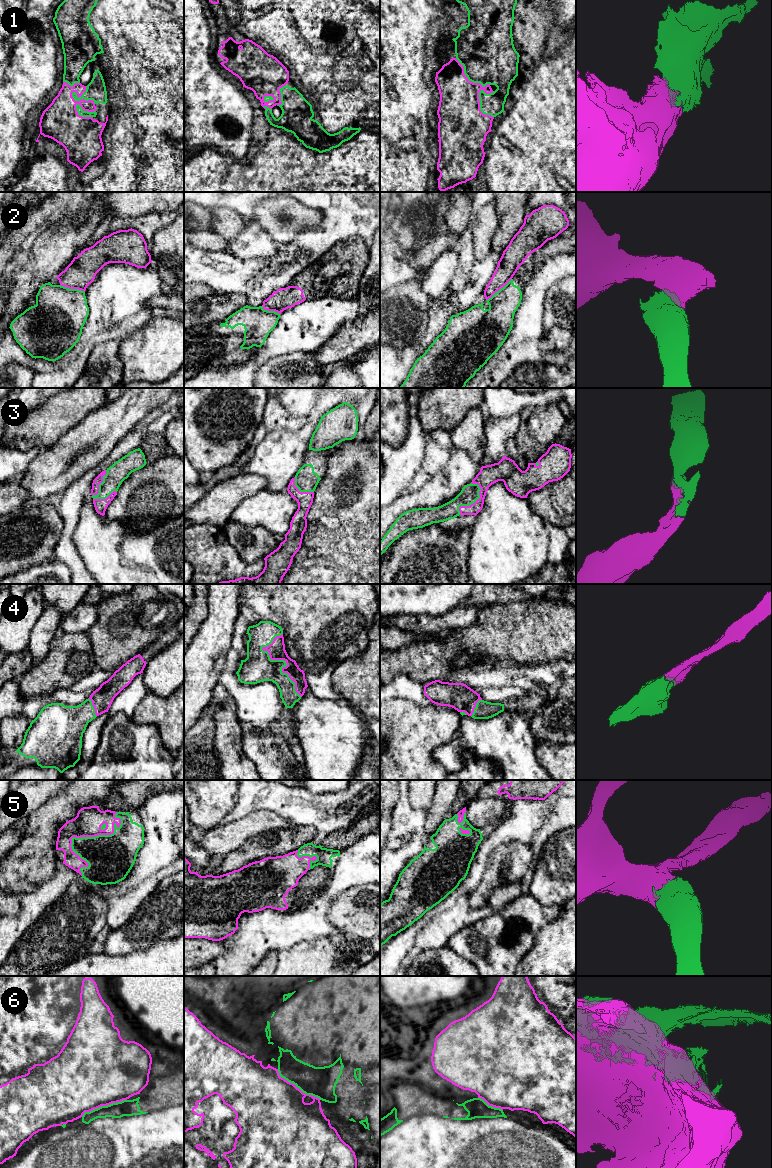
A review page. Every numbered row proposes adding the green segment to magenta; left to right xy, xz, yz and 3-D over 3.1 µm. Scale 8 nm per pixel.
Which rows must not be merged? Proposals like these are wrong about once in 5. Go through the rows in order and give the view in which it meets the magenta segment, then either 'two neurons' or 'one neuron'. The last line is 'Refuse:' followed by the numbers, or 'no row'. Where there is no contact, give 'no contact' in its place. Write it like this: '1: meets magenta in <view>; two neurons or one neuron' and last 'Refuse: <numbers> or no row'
1: meets magenta in xy; one neuron
2: meets magenta in yz; two neurons
3: meets magenta in yz; one neuron
4: meets magenta in xz; one neuron
5: meets magenta in xy; one neuron
6: meets magenta in xz; two neurons
Refuse: 2, 6

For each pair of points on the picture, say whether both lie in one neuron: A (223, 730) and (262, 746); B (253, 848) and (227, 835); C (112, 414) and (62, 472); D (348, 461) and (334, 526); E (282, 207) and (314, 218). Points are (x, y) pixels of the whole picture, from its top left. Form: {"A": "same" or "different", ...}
{"A": "different", "B": "different", "C": "same", "D": "same", "E": "same"}

